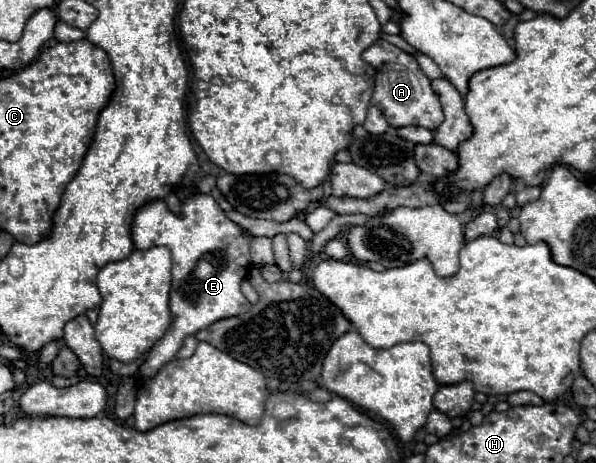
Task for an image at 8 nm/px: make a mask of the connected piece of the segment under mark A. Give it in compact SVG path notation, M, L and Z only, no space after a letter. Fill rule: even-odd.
M377 40L371 48L363 52L363 60L377 68L375 90L371 96L371 104L381 110L381 114L389 120L391 126L421 126L427 130L435 130L443 120L443 110L437 92L431 86L431 80L421 72L417 60L403 52L401 48L389 44L387 40Z

